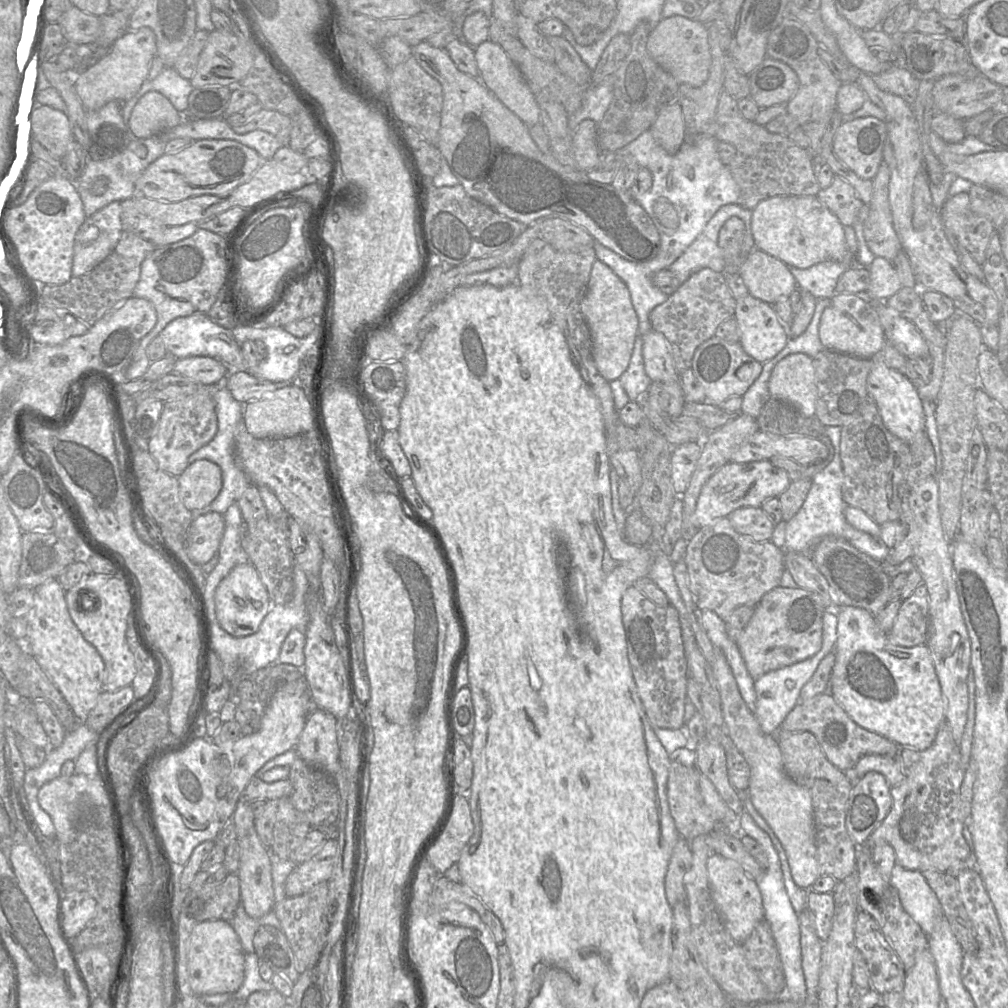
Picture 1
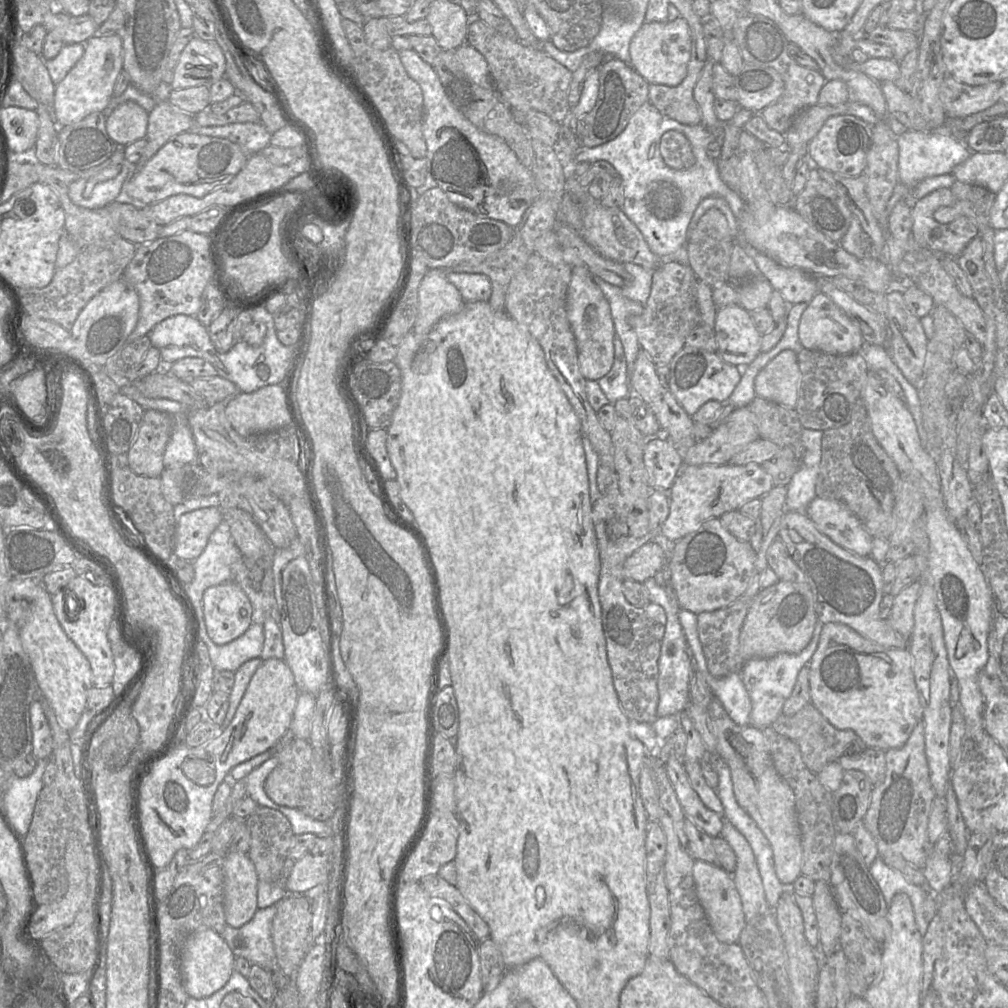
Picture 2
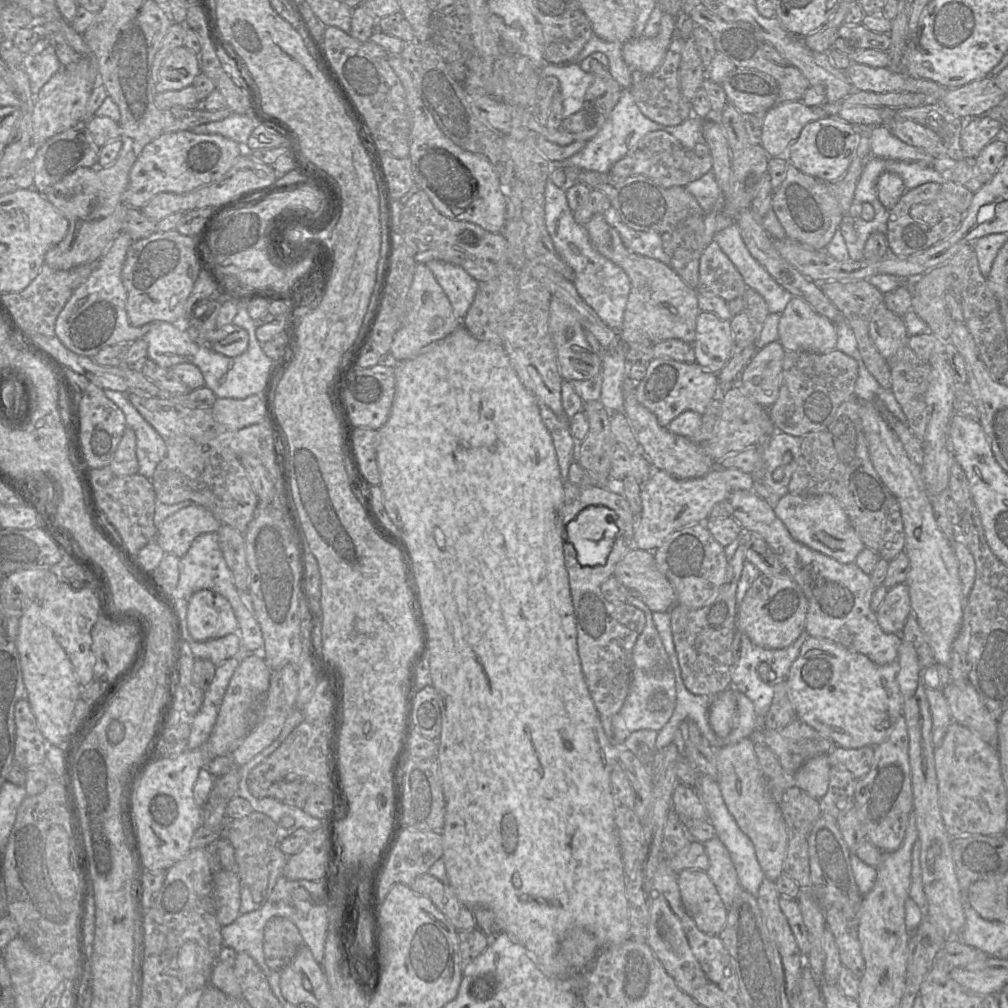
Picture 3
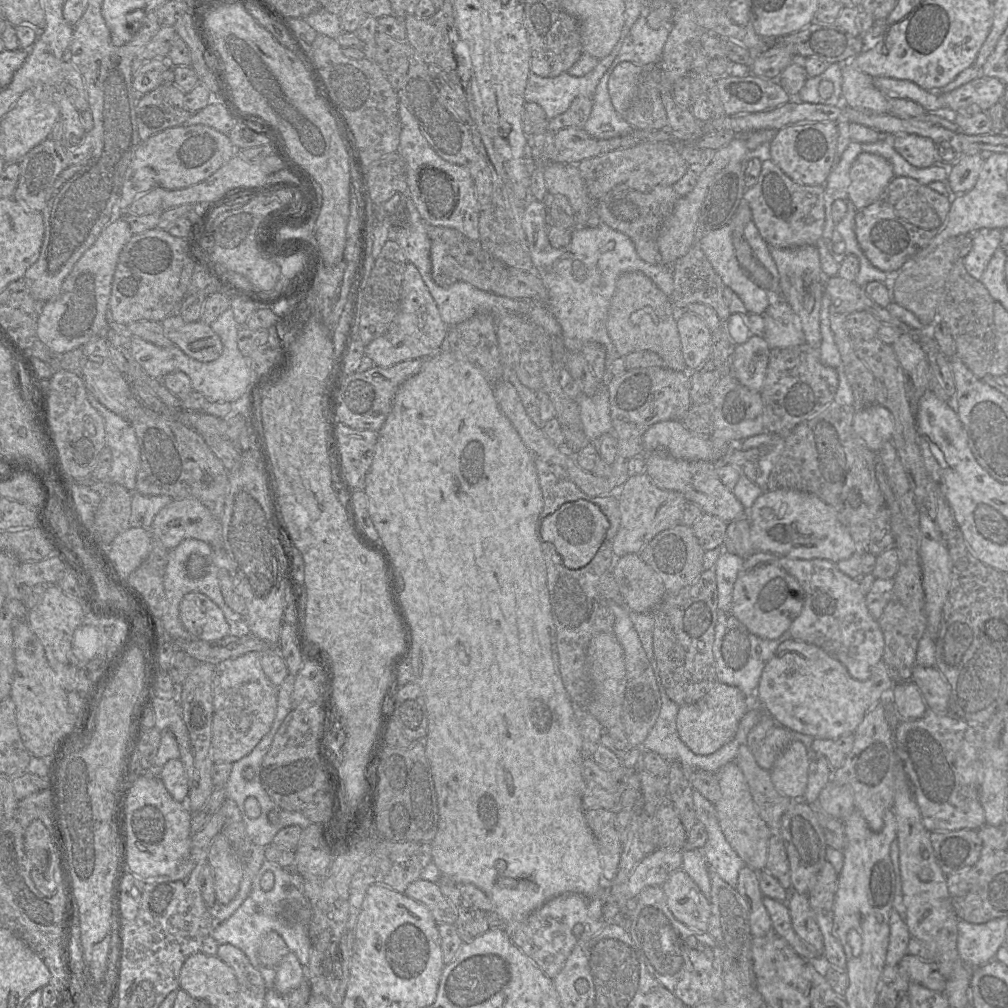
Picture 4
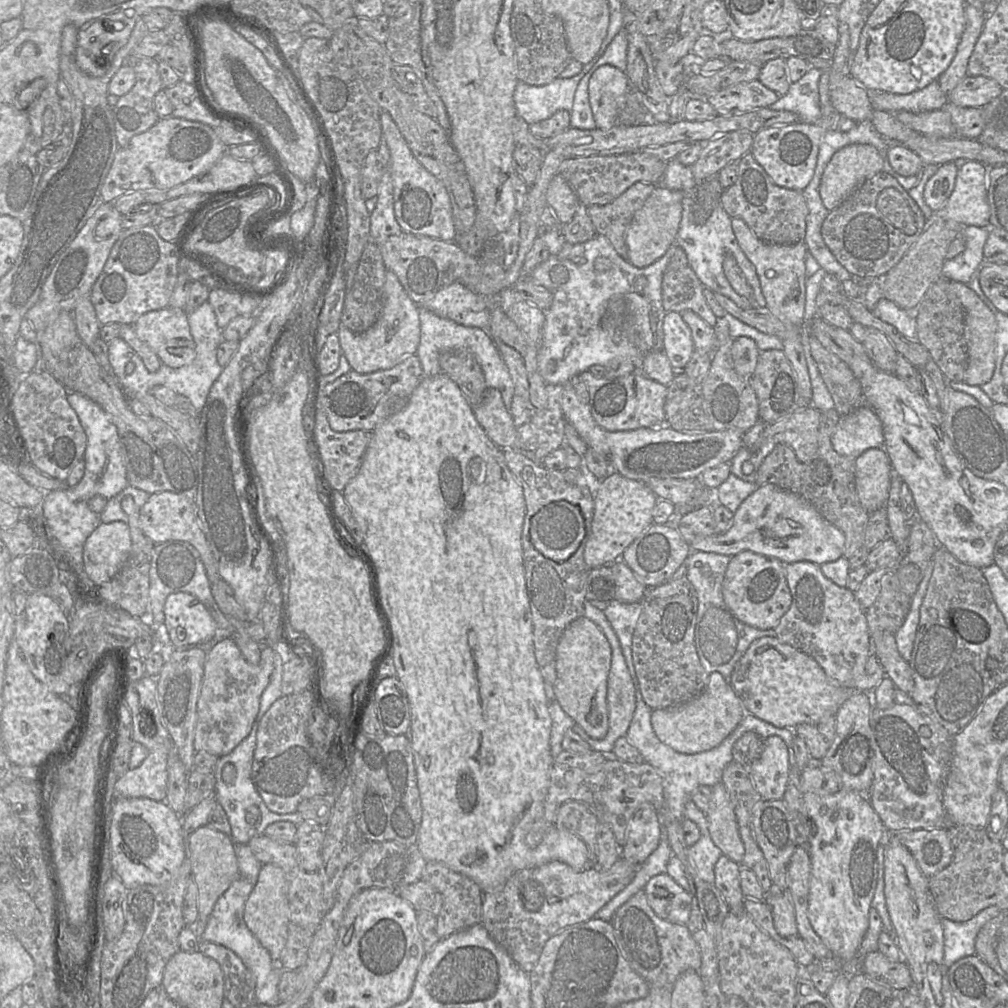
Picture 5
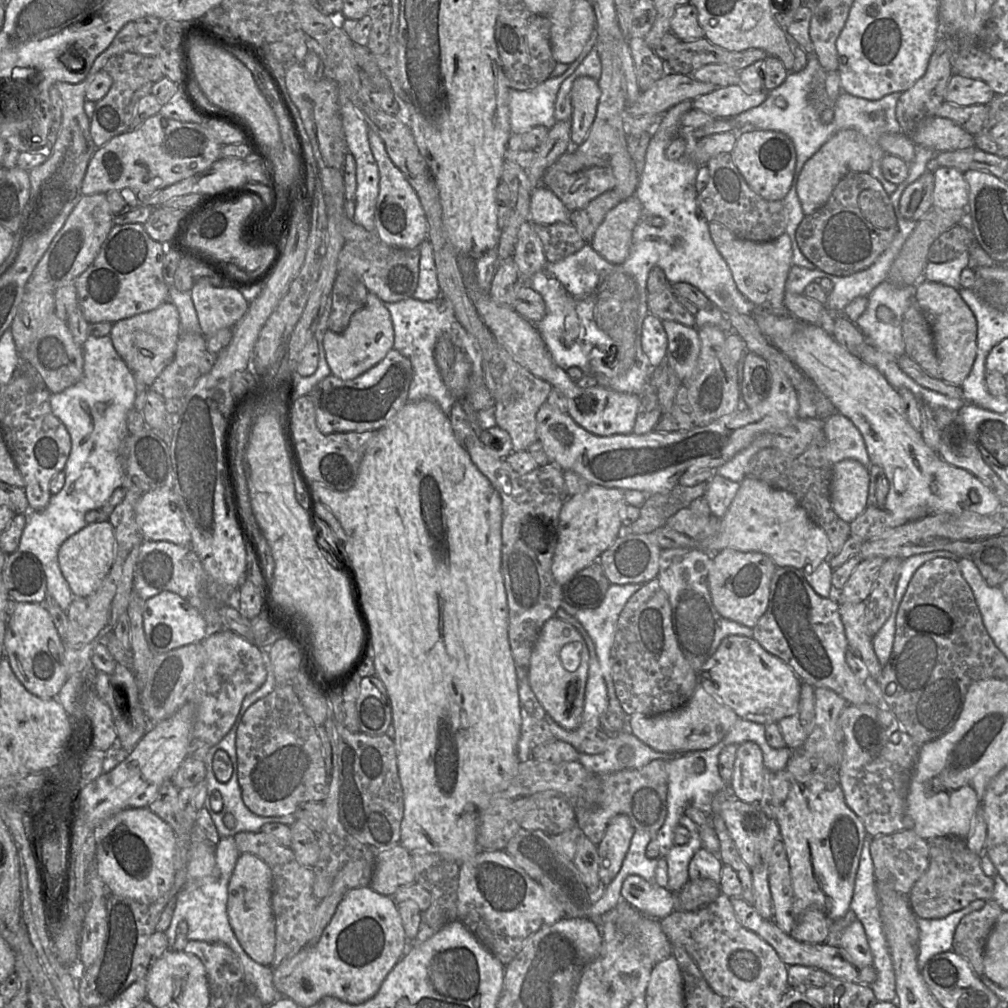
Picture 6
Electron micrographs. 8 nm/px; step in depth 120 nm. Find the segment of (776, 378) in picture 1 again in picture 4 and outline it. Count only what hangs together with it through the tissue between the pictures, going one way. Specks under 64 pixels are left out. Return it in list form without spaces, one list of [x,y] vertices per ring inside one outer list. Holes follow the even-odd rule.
[[[752,336],[745,343],[736,345],[730,357],[730,369],[734,377],[745,387],[760,392],[765,380],[771,348],[764,337]]]

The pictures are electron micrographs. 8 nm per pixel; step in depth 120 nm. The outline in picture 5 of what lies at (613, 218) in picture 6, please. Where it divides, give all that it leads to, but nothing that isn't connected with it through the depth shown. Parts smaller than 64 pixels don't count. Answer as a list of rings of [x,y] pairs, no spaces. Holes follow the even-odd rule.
[[[657,187],[634,214],[626,234],[627,260],[644,268],[662,258],[674,245],[683,213],[683,200],[690,191]]]

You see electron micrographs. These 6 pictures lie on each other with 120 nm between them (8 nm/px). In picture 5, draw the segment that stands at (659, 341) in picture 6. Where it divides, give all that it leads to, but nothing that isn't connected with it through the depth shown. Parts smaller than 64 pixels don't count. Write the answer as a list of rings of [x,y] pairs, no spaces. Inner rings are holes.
[[[679,312],[666,313],[662,348],[676,371],[686,368],[694,354],[691,329]]]

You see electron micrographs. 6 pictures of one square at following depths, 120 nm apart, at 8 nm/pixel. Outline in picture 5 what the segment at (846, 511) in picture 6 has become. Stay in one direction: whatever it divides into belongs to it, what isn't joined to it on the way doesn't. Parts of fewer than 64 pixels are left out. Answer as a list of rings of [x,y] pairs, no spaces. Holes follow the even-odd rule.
[[[883,446],[855,458],[855,488],[863,508],[869,513],[885,505],[889,492],[889,457]]]

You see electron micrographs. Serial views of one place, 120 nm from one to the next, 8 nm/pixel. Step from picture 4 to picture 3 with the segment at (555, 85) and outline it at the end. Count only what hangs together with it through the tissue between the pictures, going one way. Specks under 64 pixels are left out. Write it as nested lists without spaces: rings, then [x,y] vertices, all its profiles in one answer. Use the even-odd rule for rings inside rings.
[[[575,63],[545,64],[540,68],[540,74],[543,77],[554,76],[558,79],[565,118],[583,107],[585,94],[596,79],[594,74],[583,71],[579,64]]]

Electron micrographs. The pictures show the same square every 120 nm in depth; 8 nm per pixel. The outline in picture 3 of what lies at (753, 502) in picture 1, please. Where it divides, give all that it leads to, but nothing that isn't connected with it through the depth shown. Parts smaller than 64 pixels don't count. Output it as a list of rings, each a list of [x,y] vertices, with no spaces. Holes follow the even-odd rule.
[[[715,467],[702,477],[677,479],[664,471],[655,471],[641,485],[641,512],[635,520],[631,549],[654,551],[672,533],[687,526],[704,523],[713,507],[733,491],[751,491],[755,480],[752,474],[738,469]]]

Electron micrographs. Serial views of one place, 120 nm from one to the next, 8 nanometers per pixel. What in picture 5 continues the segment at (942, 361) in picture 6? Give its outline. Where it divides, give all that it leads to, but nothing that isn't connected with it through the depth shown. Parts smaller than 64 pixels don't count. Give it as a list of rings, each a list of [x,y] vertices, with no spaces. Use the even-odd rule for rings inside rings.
[[[951,282],[952,292],[960,299],[965,311],[965,339],[968,350],[968,363],[963,382],[972,386],[988,383],[996,370],[995,339],[997,322],[993,311],[983,302],[976,292],[966,284]]]

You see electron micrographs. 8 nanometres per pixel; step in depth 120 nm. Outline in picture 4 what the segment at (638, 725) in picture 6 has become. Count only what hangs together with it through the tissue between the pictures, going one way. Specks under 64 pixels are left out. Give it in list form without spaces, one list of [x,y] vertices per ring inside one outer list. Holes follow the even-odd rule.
[[[718,682],[699,701],[679,708],[676,718],[679,738],[694,754],[711,754],[733,738],[749,704],[749,699],[738,688]]]

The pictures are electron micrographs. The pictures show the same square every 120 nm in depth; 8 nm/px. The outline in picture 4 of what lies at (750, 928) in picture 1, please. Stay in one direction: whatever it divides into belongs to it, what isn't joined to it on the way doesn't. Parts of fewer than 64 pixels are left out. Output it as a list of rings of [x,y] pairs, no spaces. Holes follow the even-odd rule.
[[[683,870],[673,872],[661,885],[674,917],[700,932],[707,932],[711,905],[699,886]]]

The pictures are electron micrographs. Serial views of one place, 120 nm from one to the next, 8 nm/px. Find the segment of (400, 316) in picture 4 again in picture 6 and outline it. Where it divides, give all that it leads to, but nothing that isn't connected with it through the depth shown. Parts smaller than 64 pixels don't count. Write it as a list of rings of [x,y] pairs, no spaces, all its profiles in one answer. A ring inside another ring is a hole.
[[[368,293],[365,305],[351,317],[343,332],[327,329],[322,348],[331,374],[341,379],[353,379],[380,362],[394,348],[394,331],[386,304],[375,294]]]

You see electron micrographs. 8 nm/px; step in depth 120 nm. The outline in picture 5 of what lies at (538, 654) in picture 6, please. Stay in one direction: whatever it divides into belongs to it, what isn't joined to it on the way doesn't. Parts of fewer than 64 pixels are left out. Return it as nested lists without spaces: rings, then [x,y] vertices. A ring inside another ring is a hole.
[[[585,617],[576,619],[566,628],[556,650],[552,696],[578,727],[596,739],[605,738],[609,731],[607,690],[611,661],[612,649],[607,638]]]

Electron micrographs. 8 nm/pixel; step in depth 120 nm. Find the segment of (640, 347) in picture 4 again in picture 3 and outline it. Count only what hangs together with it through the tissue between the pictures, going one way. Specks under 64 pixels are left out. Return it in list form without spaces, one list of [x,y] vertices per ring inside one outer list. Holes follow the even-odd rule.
[[[603,215],[590,219],[586,228],[590,241],[596,250],[621,267],[631,282],[622,326],[618,332],[622,343],[625,346],[630,346],[632,344],[655,344],[669,339],[679,339],[692,344],[696,334],[697,317],[701,313],[698,306],[699,295],[696,290],[689,286],[670,265],[629,251],[625,247],[619,232],[605,221]]]

